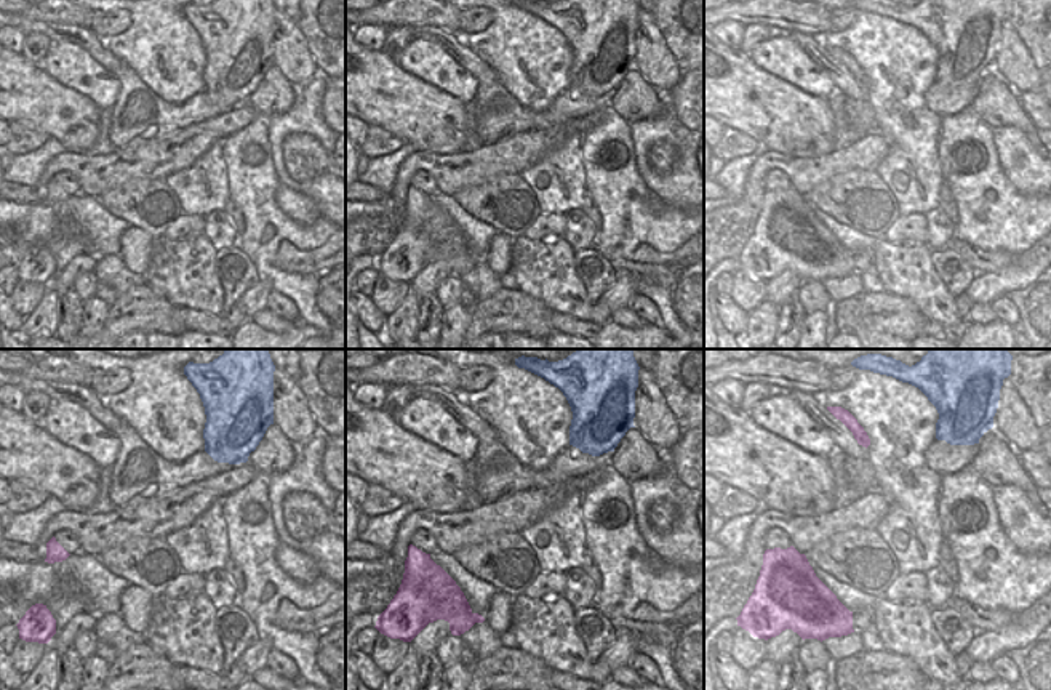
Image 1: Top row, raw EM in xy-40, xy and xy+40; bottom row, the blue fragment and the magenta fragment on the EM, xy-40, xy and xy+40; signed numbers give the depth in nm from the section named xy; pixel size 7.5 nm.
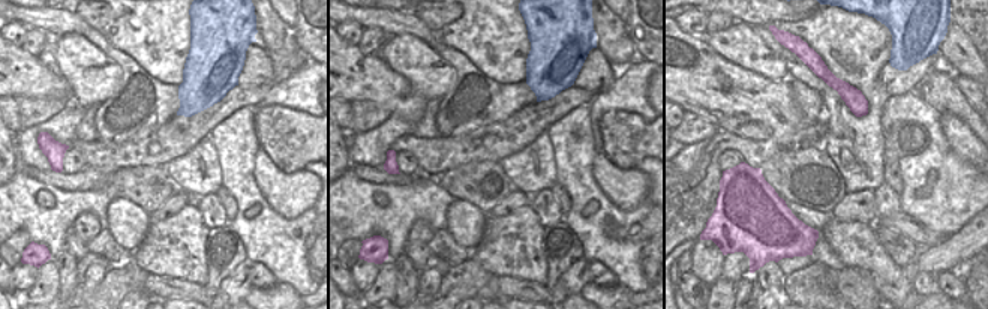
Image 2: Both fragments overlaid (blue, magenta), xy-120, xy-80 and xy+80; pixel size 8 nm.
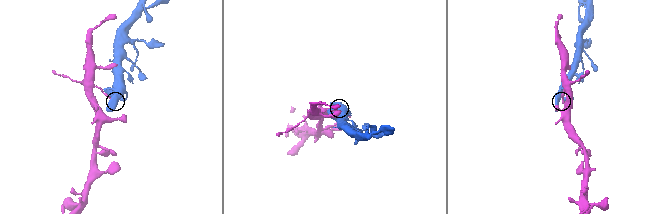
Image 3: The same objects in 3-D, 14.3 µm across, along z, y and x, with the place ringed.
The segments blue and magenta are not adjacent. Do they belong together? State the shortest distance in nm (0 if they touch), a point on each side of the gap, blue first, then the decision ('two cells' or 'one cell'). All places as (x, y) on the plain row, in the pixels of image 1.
320 nm | xy+40 (859, 10), (840, 48) | two cells

